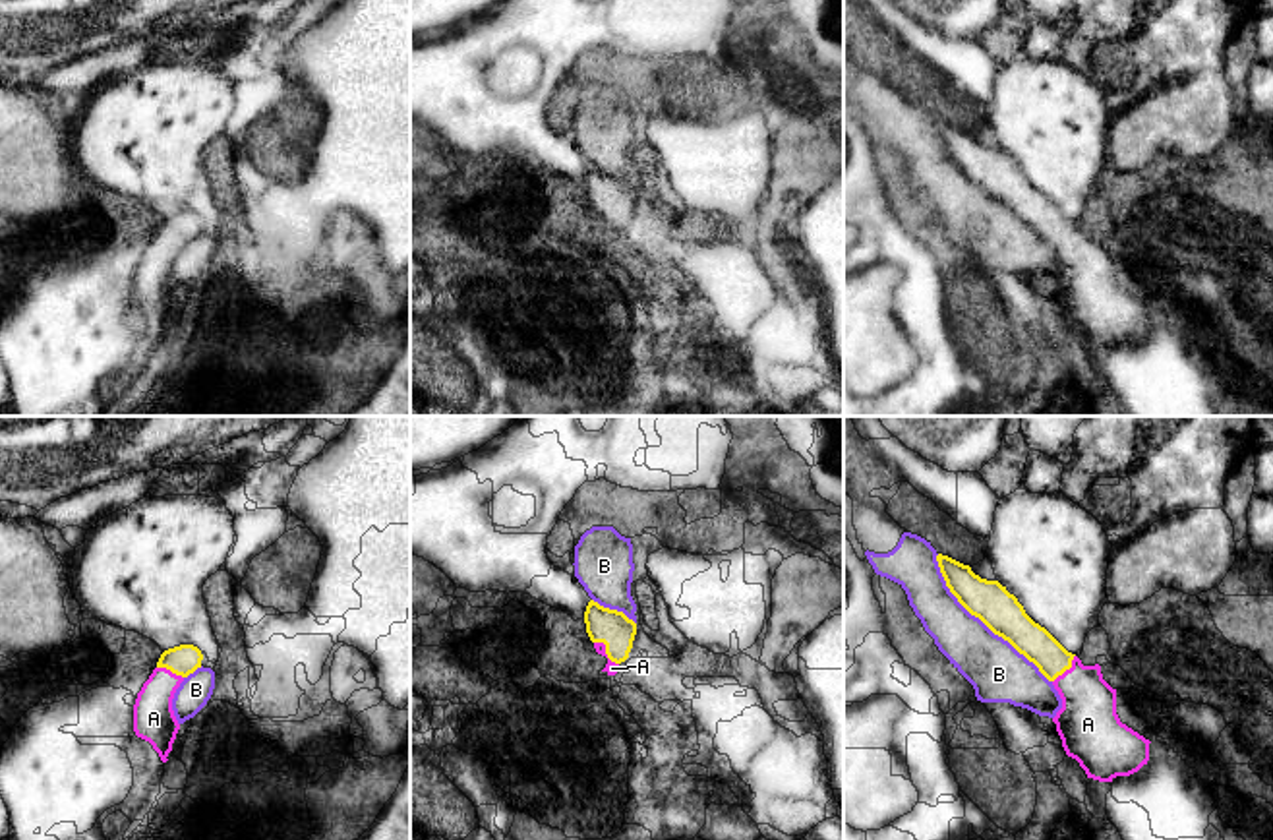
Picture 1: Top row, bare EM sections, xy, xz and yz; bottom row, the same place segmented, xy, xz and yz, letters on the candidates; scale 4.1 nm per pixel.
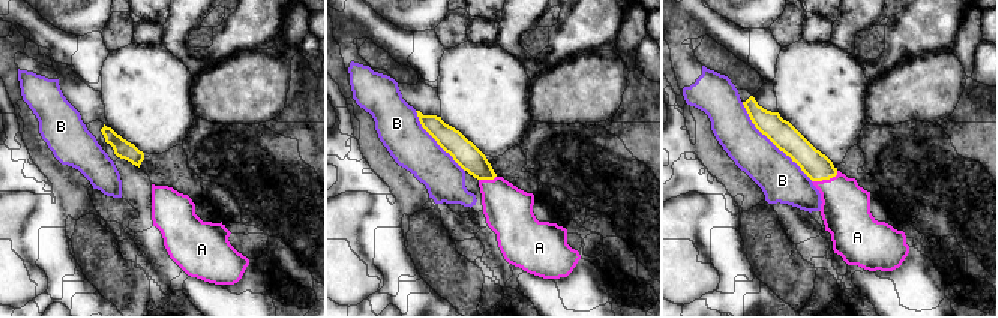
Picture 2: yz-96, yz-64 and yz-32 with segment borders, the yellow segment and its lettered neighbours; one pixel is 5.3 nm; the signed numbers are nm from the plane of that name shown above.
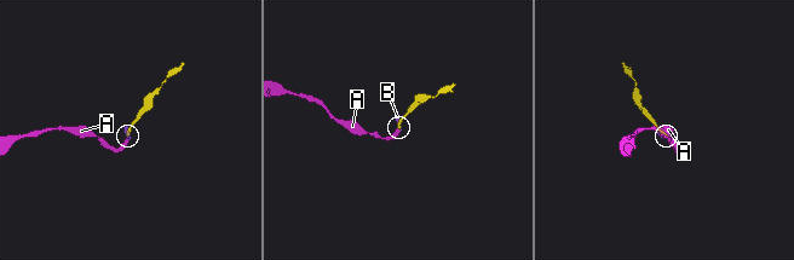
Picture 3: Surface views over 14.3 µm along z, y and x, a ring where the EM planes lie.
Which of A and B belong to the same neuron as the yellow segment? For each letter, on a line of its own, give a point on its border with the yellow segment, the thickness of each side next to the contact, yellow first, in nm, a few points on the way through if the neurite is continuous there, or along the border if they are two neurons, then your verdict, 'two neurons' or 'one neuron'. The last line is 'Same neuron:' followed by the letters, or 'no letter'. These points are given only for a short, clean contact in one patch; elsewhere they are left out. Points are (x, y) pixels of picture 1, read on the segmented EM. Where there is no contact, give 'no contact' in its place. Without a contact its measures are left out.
A: contact xz (606, 651); calibres 150 and 50 nm; way xz (612, 628), (606, 651), (612, 668); one neuron
B: contact yz (981, 620); calibres 170 and 240 nm; two neurons
Same neuron: A

